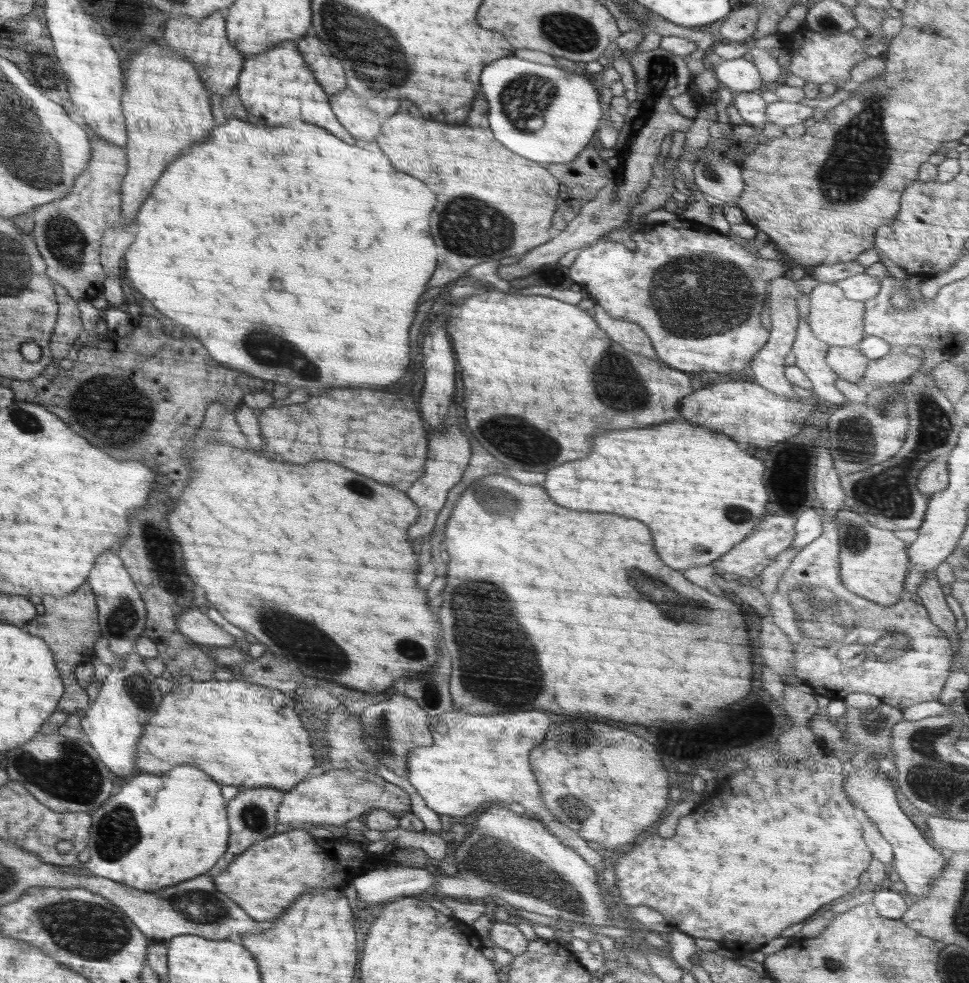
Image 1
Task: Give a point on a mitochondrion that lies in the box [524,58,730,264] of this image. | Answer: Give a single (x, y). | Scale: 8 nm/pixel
(710, 172)

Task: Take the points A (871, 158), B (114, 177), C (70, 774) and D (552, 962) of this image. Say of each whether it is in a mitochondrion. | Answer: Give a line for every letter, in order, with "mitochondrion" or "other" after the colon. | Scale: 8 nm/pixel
A: mitochondrion
B: other
C: mitochondrion
D: other

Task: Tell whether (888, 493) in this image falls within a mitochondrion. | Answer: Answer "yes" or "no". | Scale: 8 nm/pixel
yes

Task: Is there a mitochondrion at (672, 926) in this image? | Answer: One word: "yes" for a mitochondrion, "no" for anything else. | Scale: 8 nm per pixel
no

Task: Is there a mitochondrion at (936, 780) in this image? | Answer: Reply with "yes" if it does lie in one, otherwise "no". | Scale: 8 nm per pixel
yes

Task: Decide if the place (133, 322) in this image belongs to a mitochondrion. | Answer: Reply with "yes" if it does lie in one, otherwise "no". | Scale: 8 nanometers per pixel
no

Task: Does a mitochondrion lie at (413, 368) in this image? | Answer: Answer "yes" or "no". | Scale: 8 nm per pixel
no

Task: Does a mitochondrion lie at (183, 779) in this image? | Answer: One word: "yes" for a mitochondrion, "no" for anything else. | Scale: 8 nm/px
no

